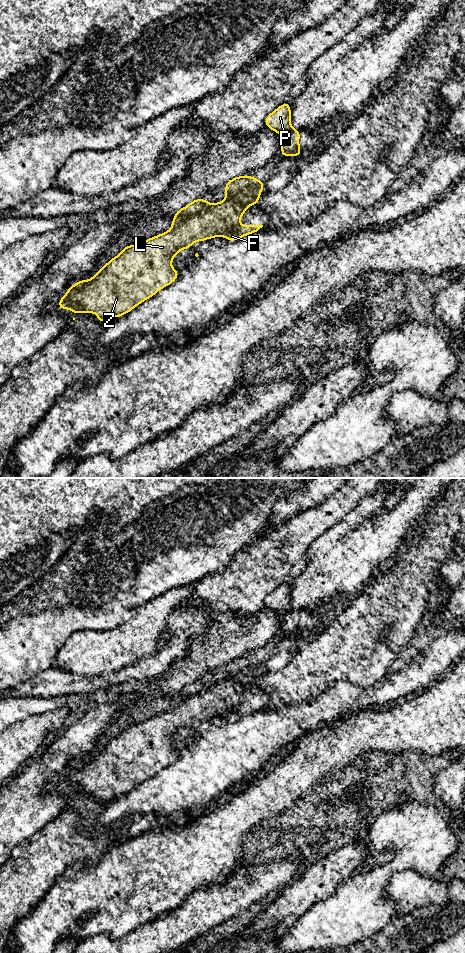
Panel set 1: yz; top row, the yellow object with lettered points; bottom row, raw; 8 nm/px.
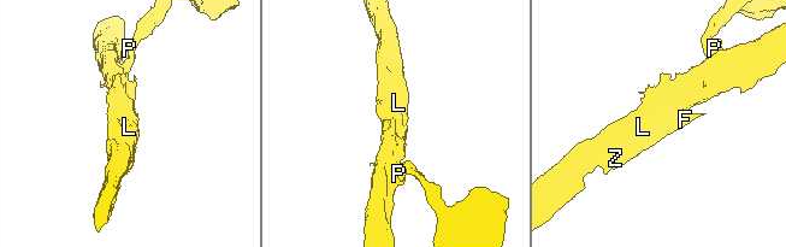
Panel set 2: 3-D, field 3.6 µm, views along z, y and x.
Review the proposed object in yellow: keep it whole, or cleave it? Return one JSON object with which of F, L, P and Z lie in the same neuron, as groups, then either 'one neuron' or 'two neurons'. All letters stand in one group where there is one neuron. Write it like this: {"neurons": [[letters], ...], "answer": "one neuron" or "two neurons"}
{"neurons": [["F", "L", "P", "Z"]], "answer": "one neuron"}

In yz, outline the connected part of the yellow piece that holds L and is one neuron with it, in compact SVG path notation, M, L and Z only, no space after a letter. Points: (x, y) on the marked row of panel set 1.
M235 176L225 184L226 198L223 201L211 205L206 199L196 198L175 212L170 230L139 244L130 244L122 248L119 255L111 258L91 279L74 283L60 298L58 307L63 310L69 308L74 316L79 312L96 313L98 323L104 323L111 315L117 319L129 313L178 278L179 270L174 270L171 263L180 250L190 249L194 242L214 237L226 237L228 241L238 241L262 228L263 225L238 223L247 208L259 202L264 187L264 182L257 181L255 176Z

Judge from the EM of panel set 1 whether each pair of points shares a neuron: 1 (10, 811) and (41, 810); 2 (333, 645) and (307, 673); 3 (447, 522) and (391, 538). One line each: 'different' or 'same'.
1: same
2: same
3: different

